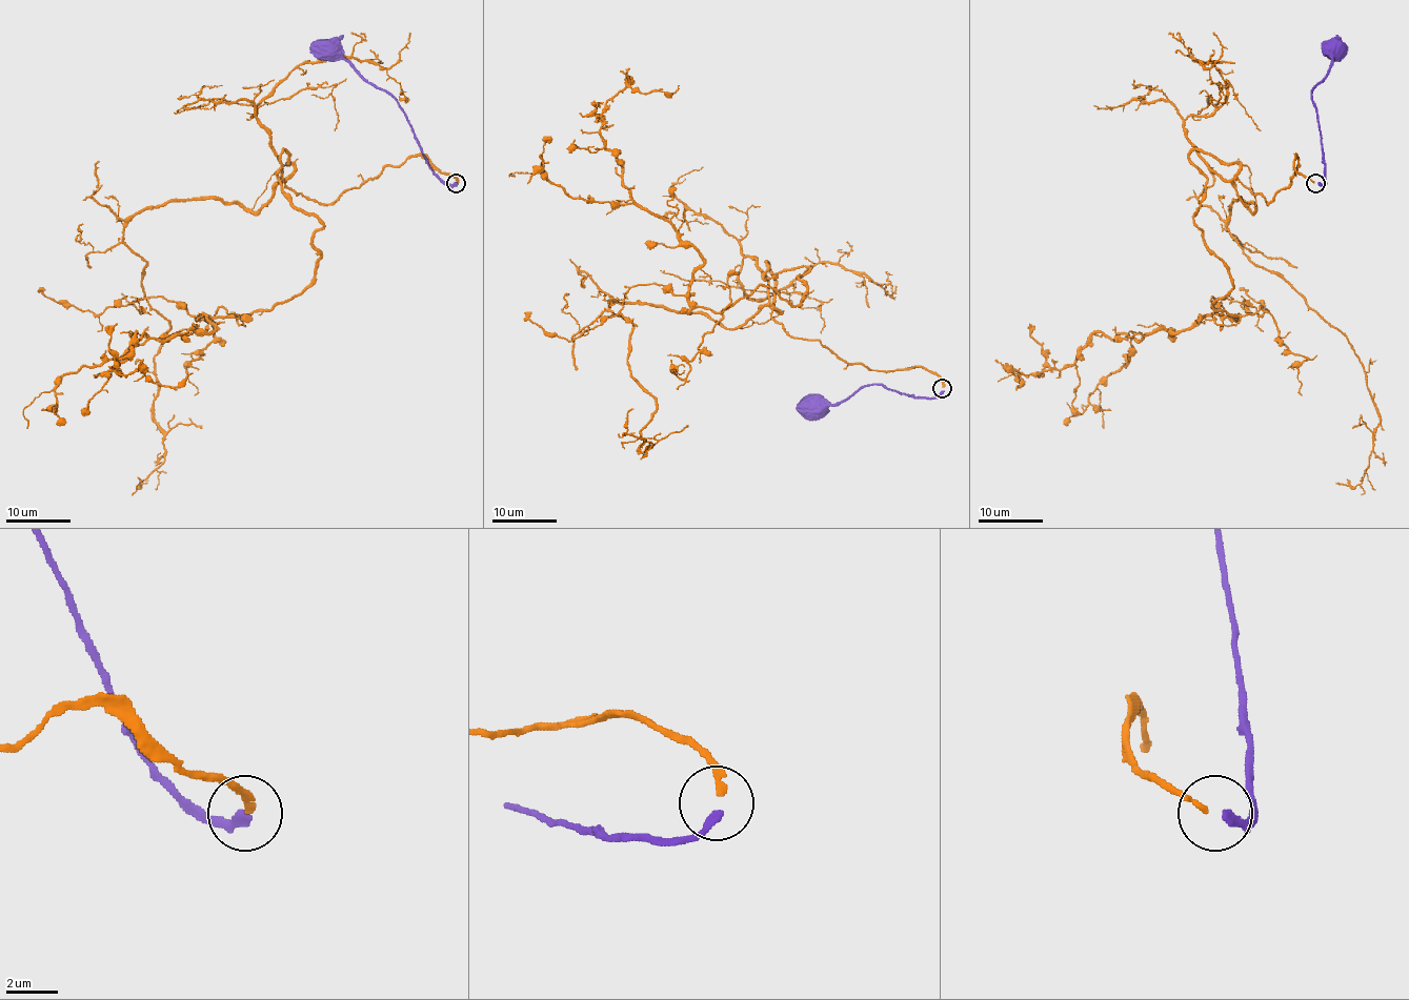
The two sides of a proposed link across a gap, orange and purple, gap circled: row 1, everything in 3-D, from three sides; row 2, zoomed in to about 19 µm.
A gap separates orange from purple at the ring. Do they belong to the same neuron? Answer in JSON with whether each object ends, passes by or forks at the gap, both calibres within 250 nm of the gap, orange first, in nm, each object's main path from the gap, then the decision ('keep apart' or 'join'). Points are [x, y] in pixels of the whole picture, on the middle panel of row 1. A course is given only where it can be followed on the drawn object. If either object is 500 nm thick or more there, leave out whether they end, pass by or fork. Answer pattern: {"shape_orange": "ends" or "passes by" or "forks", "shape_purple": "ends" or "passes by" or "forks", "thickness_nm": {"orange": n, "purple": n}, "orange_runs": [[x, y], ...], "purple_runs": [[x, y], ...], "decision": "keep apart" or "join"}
{"shape_orange": "ends", "shape_purple": "ends", "thickness_nm": {"orange": 240, "purple": 320}, "orange_runs": [[943, 386], [794, 338], [767, 261], [803, 266], [791, 305], [690, 302], [703, 258], [600, 133], [679, 85]], "purple_runs": [[943, 391], [932, 398], [918, 398], [876, 385], [861, 388], [839, 403], [814, 403], [812, 406]], "decision": "join"}

